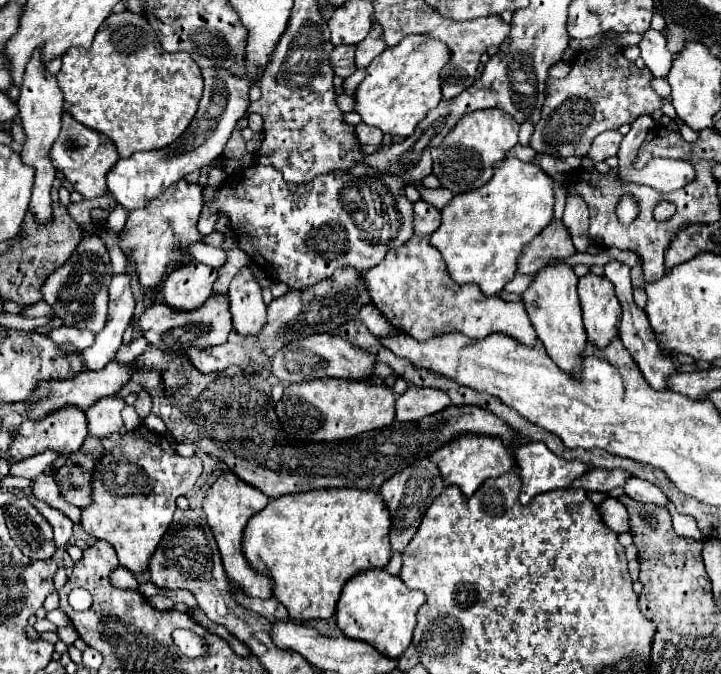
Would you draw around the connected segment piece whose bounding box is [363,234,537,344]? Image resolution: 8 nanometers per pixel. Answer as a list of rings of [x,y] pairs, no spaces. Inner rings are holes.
[[[411,236],[401,248],[393,248],[387,252],[381,264],[373,266],[363,274],[365,286],[369,288],[373,306],[401,332],[409,332],[417,340],[425,340],[427,336],[433,336],[433,332],[461,332],[469,338],[485,338],[493,332],[503,332],[513,336],[515,340],[523,344],[535,344],[537,332],[531,326],[531,320],[525,312],[523,302],[505,302],[499,296],[485,296],[475,284],[463,284],[459,286],[453,282],[445,270],[445,264],[433,246],[429,246],[429,236]]]

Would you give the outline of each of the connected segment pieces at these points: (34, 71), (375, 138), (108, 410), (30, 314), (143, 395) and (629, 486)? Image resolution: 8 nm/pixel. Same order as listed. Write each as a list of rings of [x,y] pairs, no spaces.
[[[35,54],[27,68],[25,68],[25,78],[23,78],[23,86],[21,86],[21,96],[17,100],[17,106],[19,106],[19,116],[23,120],[23,130],[25,130],[25,144],[23,144],[23,150],[21,150],[21,160],[23,164],[35,168],[35,180],[33,180],[33,196],[31,196],[31,206],[29,210],[33,212],[35,216],[35,222],[39,226],[45,226],[49,224],[53,218],[53,212],[51,212],[51,186],[53,186],[53,180],[55,180],[55,168],[53,168],[53,162],[49,158],[49,150],[53,146],[53,142],[57,140],[59,136],[59,130],[61,130],[61,116],[63,116],[63,92],[59,90],[57,86],[57,80],[55,76],[51,76],[39,56]]]
[[[357,124],[355,126],[355,136],[359,138],[359,144],[363,144],[363,146],[375,146],[377,150],[383,146],[383,132],[373,128],[373,126]]]
[[[113,396],[113,398],[101,398],[97,400],[97,404],[87,408],[85,416],[89,424],[89,434],[103,438],[107,434],[119,432],[123,428],[123,420],[121,420],[123,406],[125,402]]]
[[[43,300],[37,304],[25,306],[21,310],[21,316],[25,316],[25,318],[39,318],[39,316],[47,316],[47,314],[53,314],[53,310],[49,310],[49,304],[45,304]]]
[[[145,390],[137,394],[135,410],[137,410],[137,414],[139,414],[141,418],[145,418],[145,416],[149,416],[149,414],[151,414],[151,396],[149,396]]]
[[[631,476],[629,480],[625,480],[623,490],[625,490],[627,496],[631,496],[633,500],[643,502],[643,504],[647,504],[647,502],[655,502],[655,504],[661,504],[661,506],[667,504],[667,496],[657,486],[649,484],[649,482],[641,480],[641,478]]]

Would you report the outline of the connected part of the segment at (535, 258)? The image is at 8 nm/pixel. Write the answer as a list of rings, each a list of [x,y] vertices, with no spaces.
[[[551,220],[549,226],[541,230],[535,240],[525,246],[525,252],[521,254],[521,260],[517,262],[519,274],[533,274],[545,264],[549,264],[555,258],[569,258],[575,254],[573,242],[569,240],[569,232],[563,226],[561,220]]]

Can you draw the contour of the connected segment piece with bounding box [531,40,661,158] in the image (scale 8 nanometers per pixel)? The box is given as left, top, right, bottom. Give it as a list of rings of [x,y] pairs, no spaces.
[[[603,40],[595,50],[583,50],[577,54],[567,78],[547,80],[547,98],[541,110],[541,120],[531,136],[531,148],[539,154],[551,154],[559,158],[587,156],[591,142],[605,130],[619,130],[623,124],[631,124],[637,116],[651,114],[661,106],[661,98],[653,92],[649,68],[639,70],[623,56],[623,48],[615,42]]]

